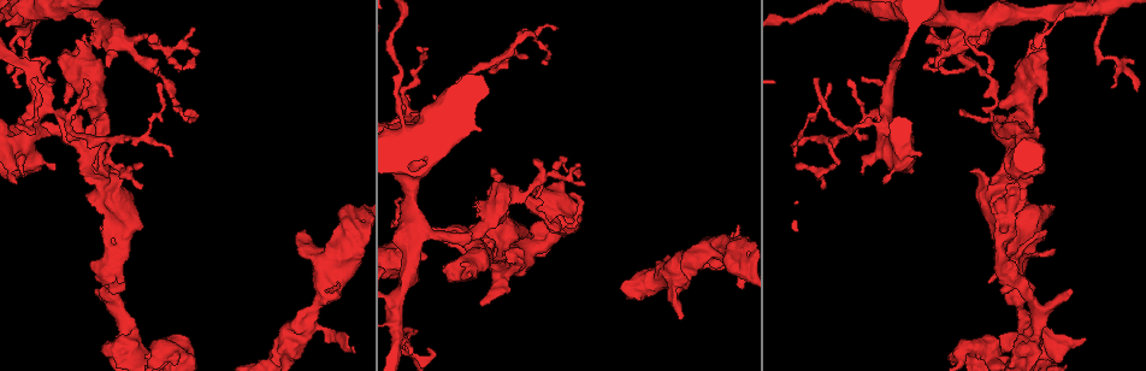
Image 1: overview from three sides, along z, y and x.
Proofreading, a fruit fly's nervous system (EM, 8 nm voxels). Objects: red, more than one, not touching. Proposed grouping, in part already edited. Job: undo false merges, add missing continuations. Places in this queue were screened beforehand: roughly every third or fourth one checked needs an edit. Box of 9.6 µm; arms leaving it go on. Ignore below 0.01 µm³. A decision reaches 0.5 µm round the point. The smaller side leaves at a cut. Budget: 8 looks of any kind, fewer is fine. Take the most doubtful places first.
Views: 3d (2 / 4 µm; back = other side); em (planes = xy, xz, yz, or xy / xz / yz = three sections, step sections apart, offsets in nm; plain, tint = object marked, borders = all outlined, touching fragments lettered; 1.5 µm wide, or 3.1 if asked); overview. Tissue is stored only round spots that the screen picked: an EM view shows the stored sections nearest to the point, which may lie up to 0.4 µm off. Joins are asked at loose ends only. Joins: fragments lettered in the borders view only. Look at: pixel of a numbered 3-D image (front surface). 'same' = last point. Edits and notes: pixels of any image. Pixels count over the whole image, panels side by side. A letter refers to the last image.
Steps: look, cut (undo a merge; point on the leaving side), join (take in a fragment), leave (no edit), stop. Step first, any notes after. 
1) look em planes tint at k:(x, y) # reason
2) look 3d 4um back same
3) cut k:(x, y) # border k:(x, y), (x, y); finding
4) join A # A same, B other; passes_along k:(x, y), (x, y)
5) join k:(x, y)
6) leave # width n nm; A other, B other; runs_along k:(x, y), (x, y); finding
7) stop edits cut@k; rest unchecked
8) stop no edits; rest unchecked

look em yz step 8 borders at 1:(49, 81) # an open end

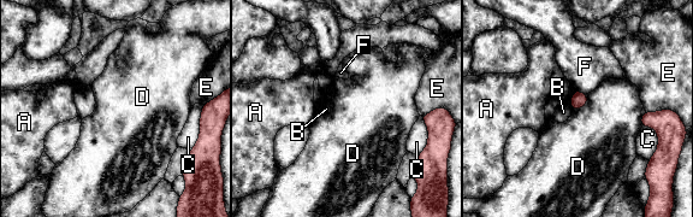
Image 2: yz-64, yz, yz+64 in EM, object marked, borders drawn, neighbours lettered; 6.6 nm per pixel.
look em planes borders same # cut it another way

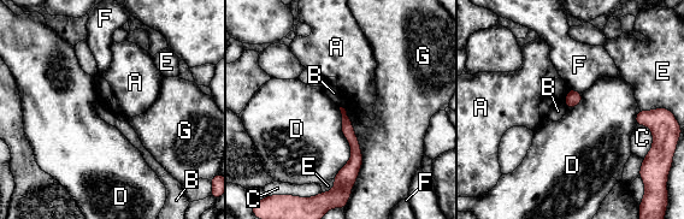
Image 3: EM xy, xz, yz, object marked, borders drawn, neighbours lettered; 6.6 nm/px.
leave # A other, B other, C other, D other, E other, F other, G other; no lettered fragment goes on from it

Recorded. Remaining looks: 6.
look em yz step 8 plain at 1:(57, 132) # a fork

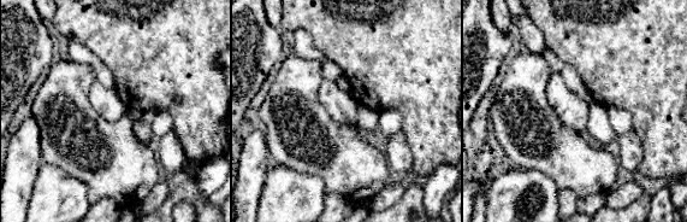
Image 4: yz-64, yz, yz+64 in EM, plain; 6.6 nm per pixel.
look em yz step 8 borders same # what lies round it

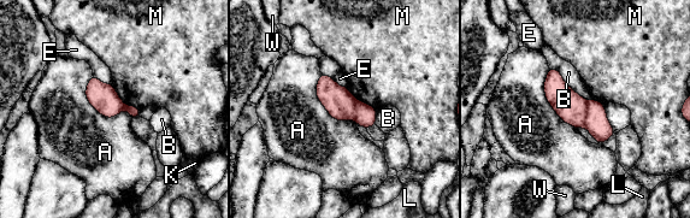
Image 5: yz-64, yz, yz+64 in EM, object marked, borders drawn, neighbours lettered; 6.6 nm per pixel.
cut 5:(571, 107) # longest_contact A 400 nm; A other, B other, E other, K other, L other, M other, W other; a second neuron is stuck on

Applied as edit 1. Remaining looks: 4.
look overview

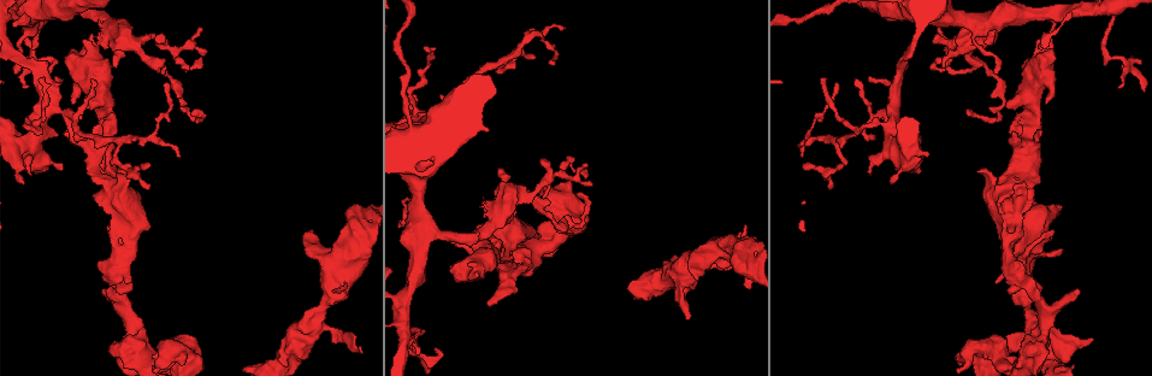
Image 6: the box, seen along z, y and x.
look 3d 2um at 6:(105, 21)

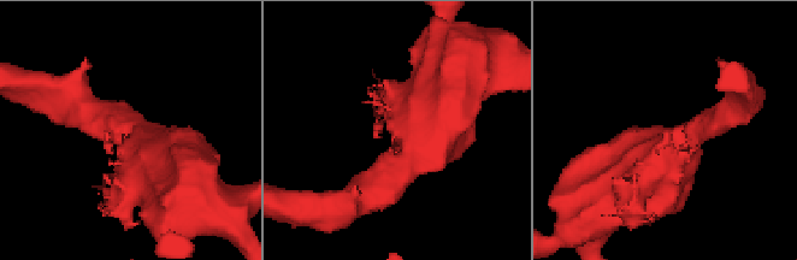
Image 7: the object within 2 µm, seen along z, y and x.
look em planes borders at 7:(128, 126) # arm_widths 220, 500 nm

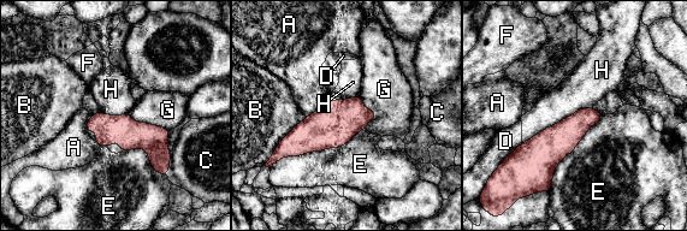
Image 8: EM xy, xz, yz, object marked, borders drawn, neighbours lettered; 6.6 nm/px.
leave # A other, B other, C other, D other, E other, F other, G other, H other; runs_along 8:(89, 124), (138, 135), (164, 171); all the same neuron

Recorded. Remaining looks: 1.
stop edits cut@5; rest unchecked

